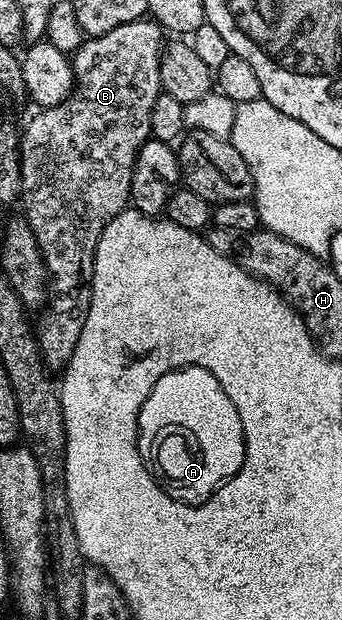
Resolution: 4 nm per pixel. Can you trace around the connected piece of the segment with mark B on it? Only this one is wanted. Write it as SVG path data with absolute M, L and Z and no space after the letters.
M145 17L135 19L126 25L118 25L118 29L110 29L110 33L102 33L85 38L84 44L78 48L71 56L72 71L75 75L74 93L68 96L60 104L53 107L45 107L37 110L37 115L28 123L28 128L23 128L19 136L20 141L20 197L19 202L24 203L24 215L28 228L34 233L38 241L38 249L44 258L44 264L48 270L48 282L50 284L50 298L46 304L47 310L52 310L53 315L48 315L44 323L36 323L34 334L40 342L40 349L44 353L44 361L49 368L62 369L70 361L74 345L78 345L78 333L82 333L84 324L84 314L88 310L88 302L92 296L92 274L94 273L94 261L96 260L96 250L98 241L102 237L102 229L106 229L108 222L116 216L119 211L125 210L129 206L132 193L132 170L136 160L136 151L142 149L144 142L150 138L151 113L154 112L155 102L162 94L160 86L160 57L164 54L166 46L166 35L159 23L151 18Z

